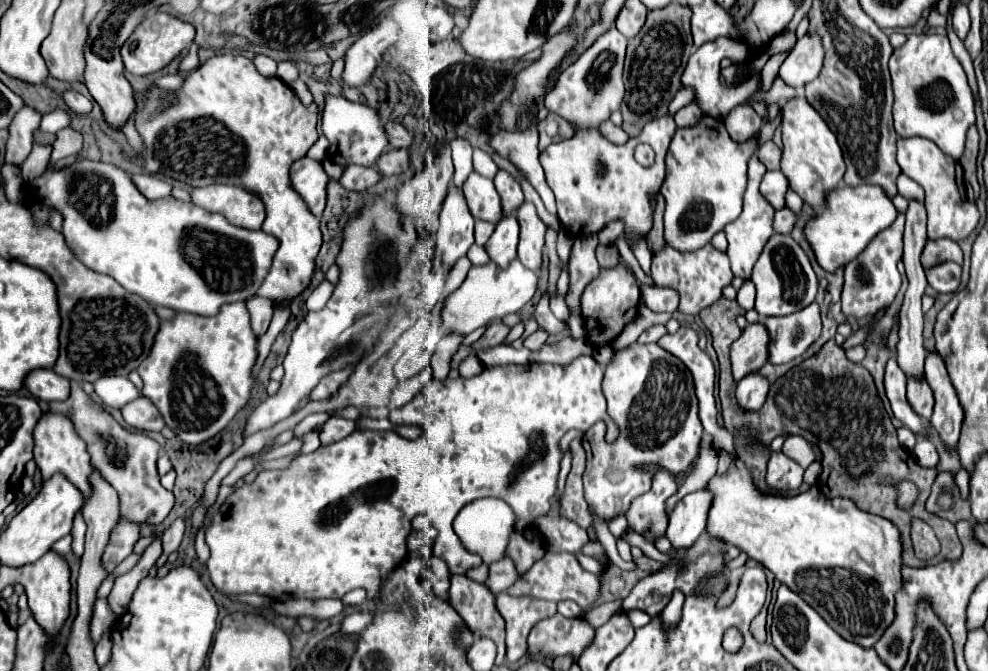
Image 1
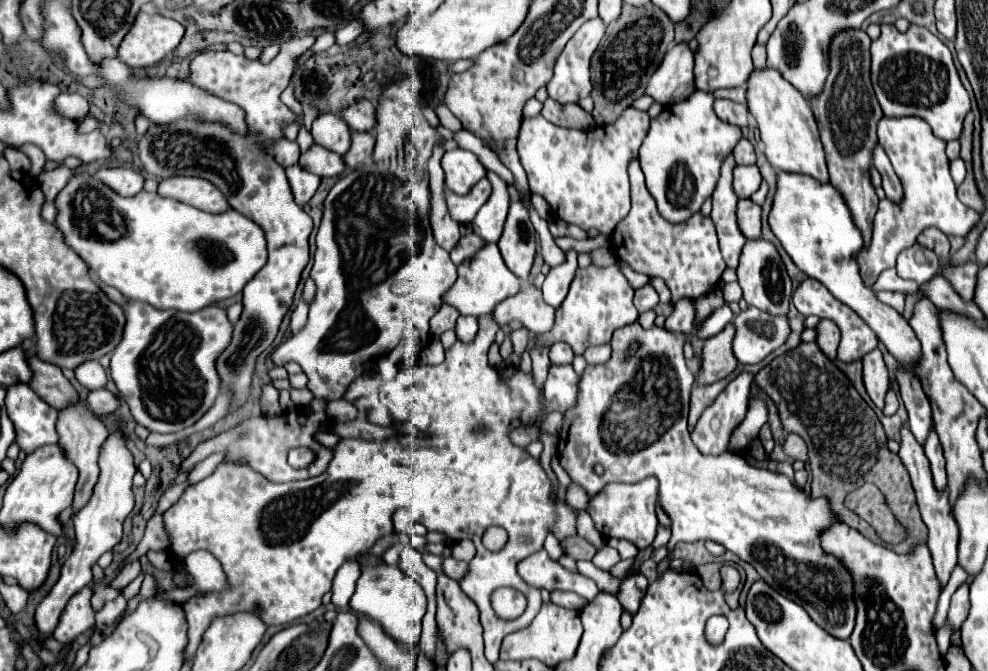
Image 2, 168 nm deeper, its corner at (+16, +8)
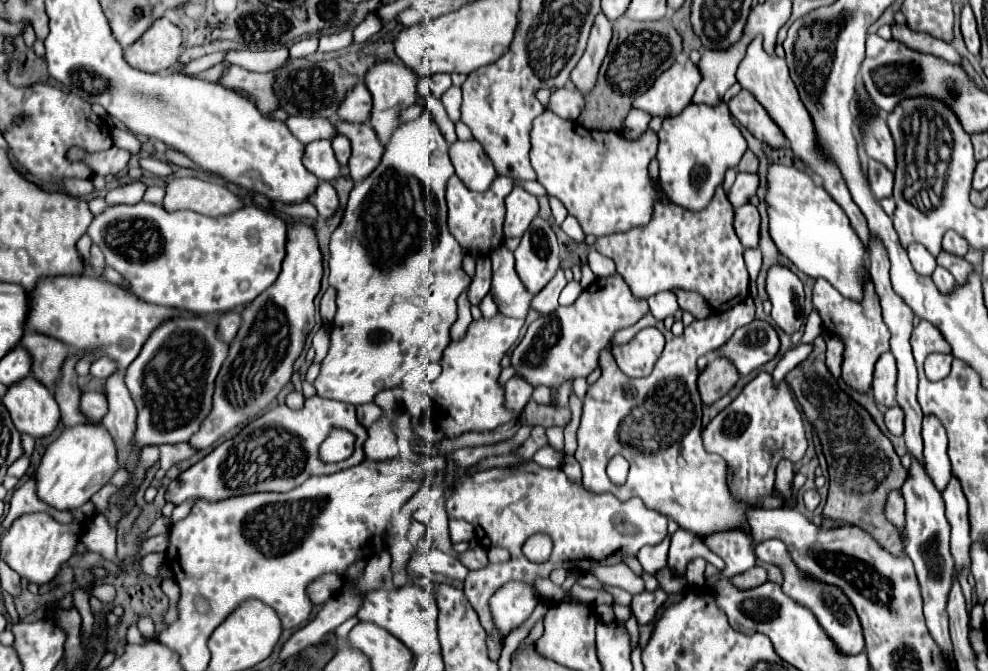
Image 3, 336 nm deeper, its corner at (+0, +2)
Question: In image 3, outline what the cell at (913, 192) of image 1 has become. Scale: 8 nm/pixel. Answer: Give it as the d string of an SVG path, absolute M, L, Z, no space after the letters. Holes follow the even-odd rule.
M868 161L868 179L870 179L870 189L876 199L892 197L892 187L894 187L894 175L884 169L878 161Z

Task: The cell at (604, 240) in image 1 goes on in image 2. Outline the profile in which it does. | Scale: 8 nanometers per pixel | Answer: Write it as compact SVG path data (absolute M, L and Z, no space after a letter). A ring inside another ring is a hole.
M574 249L566 251L566 261L558 267L552 267L550 273L546 275L542 293L544 293L544 303L548 303L550 307L558 307L566 299L568 287L576 273L576 257L578 253Z

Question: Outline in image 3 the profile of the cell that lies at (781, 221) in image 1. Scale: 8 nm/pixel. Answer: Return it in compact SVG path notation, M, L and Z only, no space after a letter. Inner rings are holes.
M742 205L734 211L734 231L744 247L758 247L760 215L754 205Z

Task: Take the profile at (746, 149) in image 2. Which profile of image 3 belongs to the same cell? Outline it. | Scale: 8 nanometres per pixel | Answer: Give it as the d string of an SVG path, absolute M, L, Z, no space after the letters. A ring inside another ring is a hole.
M746 151L738 163L738 171L746 171L746 173L756 173L758 169L758 159L754 157L752 151Z

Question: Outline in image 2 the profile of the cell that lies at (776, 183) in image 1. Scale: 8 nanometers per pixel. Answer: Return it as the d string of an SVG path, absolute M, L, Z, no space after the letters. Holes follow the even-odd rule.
M756 165L734 169L734 191L740 199L748 199L752 193L756 193L760 183L762 183L762 175Z

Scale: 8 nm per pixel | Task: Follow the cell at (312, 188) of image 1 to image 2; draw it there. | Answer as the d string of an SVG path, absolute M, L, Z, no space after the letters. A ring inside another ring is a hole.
M300 165L286 167L286 177L290 181L294 199L300 207L310 201L310 197L316 193L316 189L320 185L320 177L312 175L310 171L304 171L304 167L300 167Z

